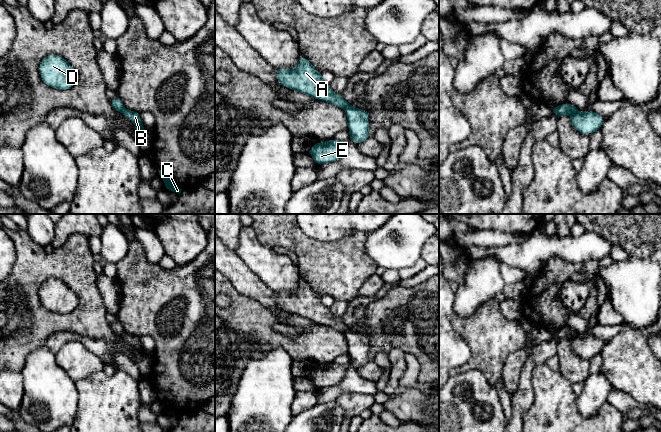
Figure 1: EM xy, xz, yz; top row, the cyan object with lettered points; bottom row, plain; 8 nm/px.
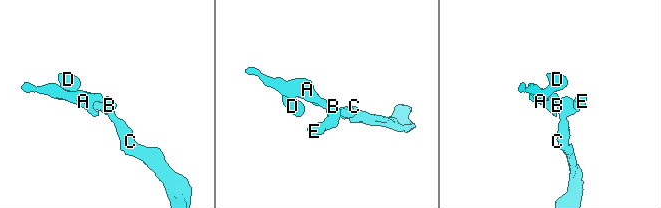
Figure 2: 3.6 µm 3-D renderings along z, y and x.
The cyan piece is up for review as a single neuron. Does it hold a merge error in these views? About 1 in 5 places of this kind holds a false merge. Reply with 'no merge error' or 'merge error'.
merge error

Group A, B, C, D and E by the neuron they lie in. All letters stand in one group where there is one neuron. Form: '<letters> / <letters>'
A D / B C E

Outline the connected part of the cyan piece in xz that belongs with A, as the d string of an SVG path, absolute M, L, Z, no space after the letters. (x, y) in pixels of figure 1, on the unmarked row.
M301 279L298 288L292 294L275 292L277 306L293 315L298 315L316 324L326 325L333 329L345 333L350 327L342 319L335 318L330 308L322 302L322 297L317 295L310 285Z

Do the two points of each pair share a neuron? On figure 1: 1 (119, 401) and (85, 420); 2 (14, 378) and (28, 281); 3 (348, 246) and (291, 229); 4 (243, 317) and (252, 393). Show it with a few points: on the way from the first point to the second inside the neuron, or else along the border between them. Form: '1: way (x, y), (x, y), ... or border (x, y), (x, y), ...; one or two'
1: way (111, 408), (99, 420), (93, 420); one
2: border (10, 369), (19, 371); two
3: way (334, 249), (311, 249), (305, 243); one
4: border (270, 351), (250, 358), (238, 381); two

